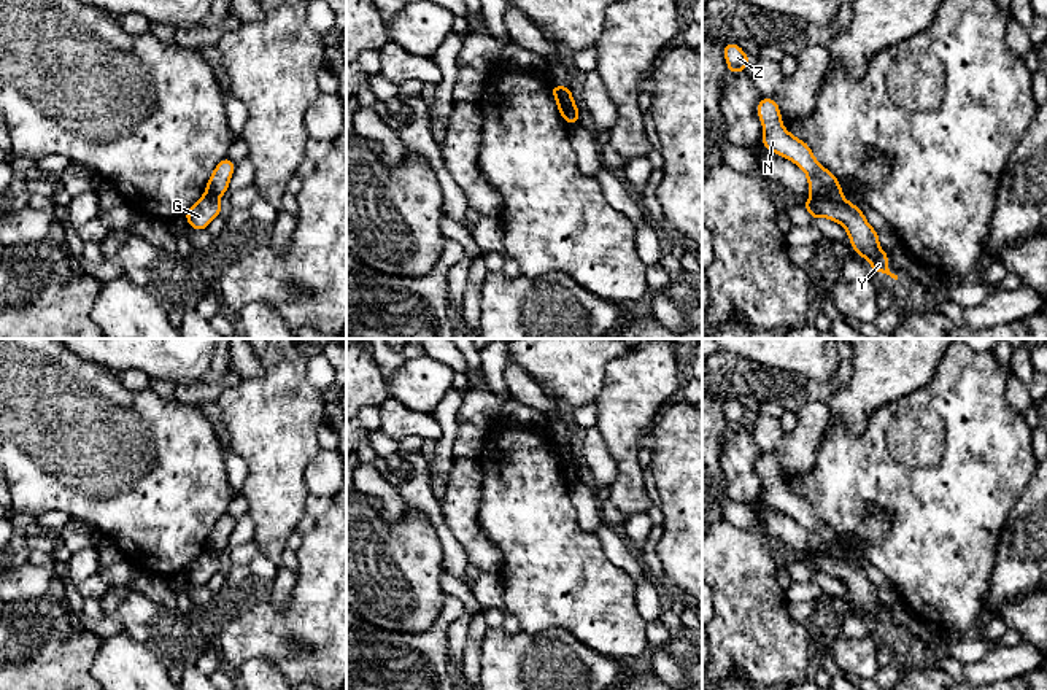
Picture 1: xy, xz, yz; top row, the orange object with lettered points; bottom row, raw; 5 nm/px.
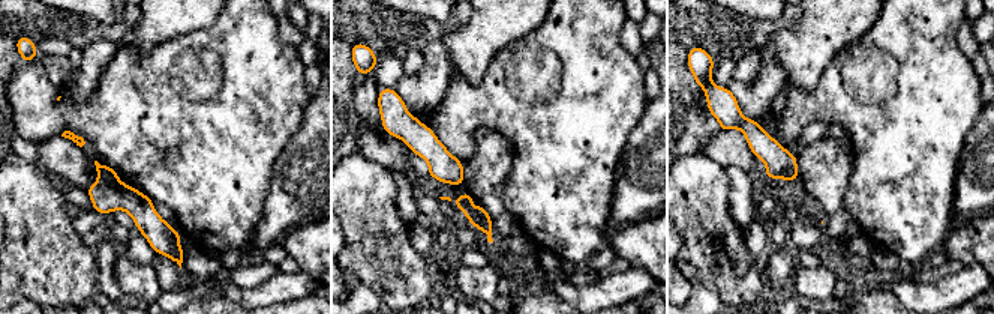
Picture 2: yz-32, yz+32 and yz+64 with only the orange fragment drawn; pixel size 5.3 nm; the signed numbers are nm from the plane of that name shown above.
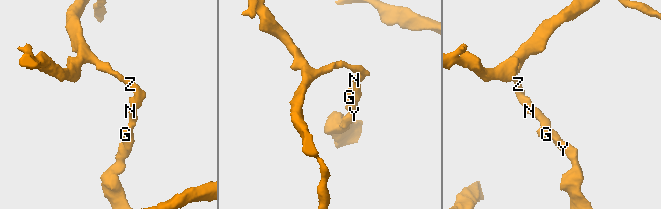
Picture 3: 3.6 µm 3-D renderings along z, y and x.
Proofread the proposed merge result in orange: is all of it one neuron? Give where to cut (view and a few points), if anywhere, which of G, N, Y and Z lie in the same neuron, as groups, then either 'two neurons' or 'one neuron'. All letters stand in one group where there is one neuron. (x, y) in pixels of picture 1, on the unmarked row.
cut in yz along (812, 549), (841, 550); G Y / N Z; two neurons

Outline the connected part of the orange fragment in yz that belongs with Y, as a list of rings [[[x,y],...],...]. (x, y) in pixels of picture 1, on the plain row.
[[[812,550],[802,561],[815,577],[828,574],[839,579],[848,590],[850,599],[856,611],[863,612],[879,630],[887,630],[898,636],[898,631],[888,625],[888,609],[879,601],[879,588],[871,583],[864,569],[840,552]]]

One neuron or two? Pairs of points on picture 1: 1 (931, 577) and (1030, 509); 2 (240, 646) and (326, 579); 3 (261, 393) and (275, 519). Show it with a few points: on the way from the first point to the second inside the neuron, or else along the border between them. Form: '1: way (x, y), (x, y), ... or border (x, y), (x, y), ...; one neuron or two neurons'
1: border (1022, 493), (1001, 533), (995, 563); two neurons
2: way (262, 631), (275, 631), (305, 601); one neuron
3: way (272, 425), (275, 430), (275, 487); one neuron

